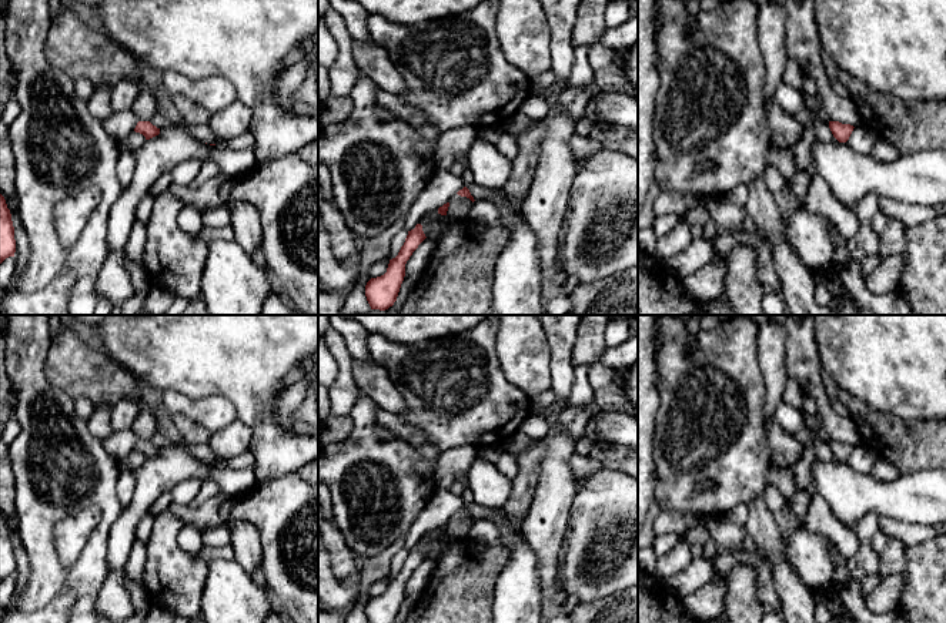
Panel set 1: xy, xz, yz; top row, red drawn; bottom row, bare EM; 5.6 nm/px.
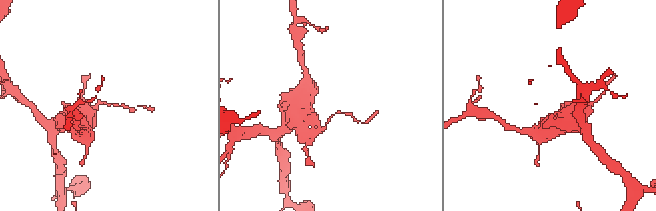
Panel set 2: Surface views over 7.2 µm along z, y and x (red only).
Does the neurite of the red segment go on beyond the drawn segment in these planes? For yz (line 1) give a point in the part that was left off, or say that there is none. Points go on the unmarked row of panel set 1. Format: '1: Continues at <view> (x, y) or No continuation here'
1: No continuation here

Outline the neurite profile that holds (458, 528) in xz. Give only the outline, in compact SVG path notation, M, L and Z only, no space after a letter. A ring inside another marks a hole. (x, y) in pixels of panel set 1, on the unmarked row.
M454 513L448 522L449 526L447 535L455 539L468 537L468 532L472 526L472 520L469 518Z

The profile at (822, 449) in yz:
M818 431L813 436L813 445L815 445L815 453L816 453L816 459L822 460L822 462L839 462L830 448L829 443L826 443L819 435Z

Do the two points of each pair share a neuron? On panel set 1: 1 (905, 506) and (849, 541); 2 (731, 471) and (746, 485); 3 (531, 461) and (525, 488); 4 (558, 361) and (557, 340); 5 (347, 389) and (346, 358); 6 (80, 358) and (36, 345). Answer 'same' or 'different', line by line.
1: different
2: same
3: same
4: same
5: same
6: different

